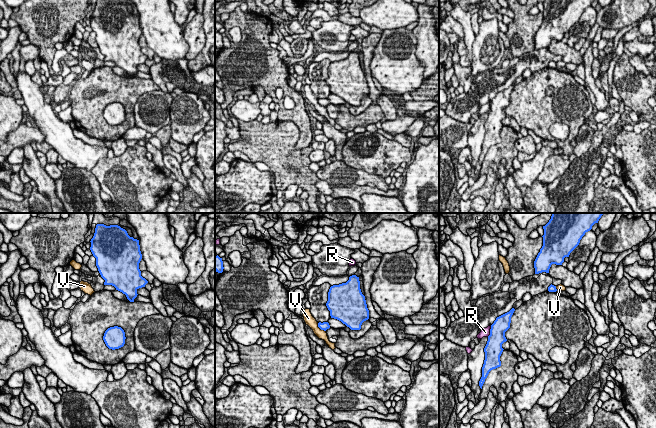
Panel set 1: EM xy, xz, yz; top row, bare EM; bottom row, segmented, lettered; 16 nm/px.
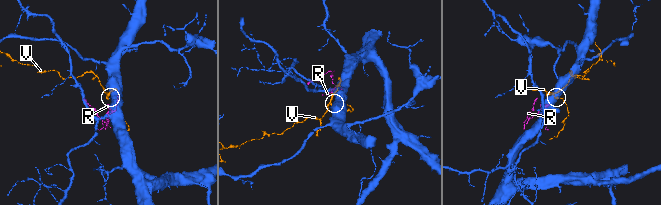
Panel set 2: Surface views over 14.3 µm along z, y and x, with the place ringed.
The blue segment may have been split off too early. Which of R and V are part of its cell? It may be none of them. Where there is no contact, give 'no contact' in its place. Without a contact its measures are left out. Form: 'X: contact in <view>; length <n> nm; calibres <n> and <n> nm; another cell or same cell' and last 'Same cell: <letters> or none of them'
R: contact in yz; length 200 nm; calibres 260 and 140 nm; another cell
V: contact in xz; length 200 nm; calibres 130 and 160 nm; another cell
Same cell: none of them

